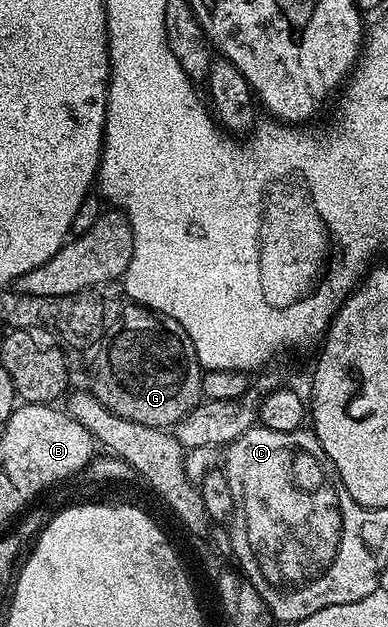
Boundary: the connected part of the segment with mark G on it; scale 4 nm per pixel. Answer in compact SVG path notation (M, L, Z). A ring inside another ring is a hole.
M128 302L125 305L117 316L115 313L107 321L101 345L108 346L112 352L104 360L105 370L93 370L90 391L106 410L130 422L171 429L202 399L202 369L196 361L196 352L178 322L142 304Z

